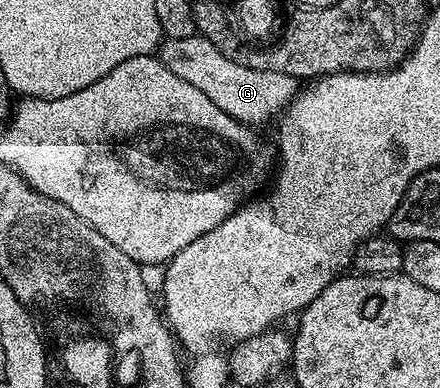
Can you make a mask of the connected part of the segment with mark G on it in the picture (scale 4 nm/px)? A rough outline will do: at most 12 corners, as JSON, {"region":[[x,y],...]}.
{"region":[[167,38],[160,62],[252,128],[297,93],[285,72],[245,68],[209,40]]}

